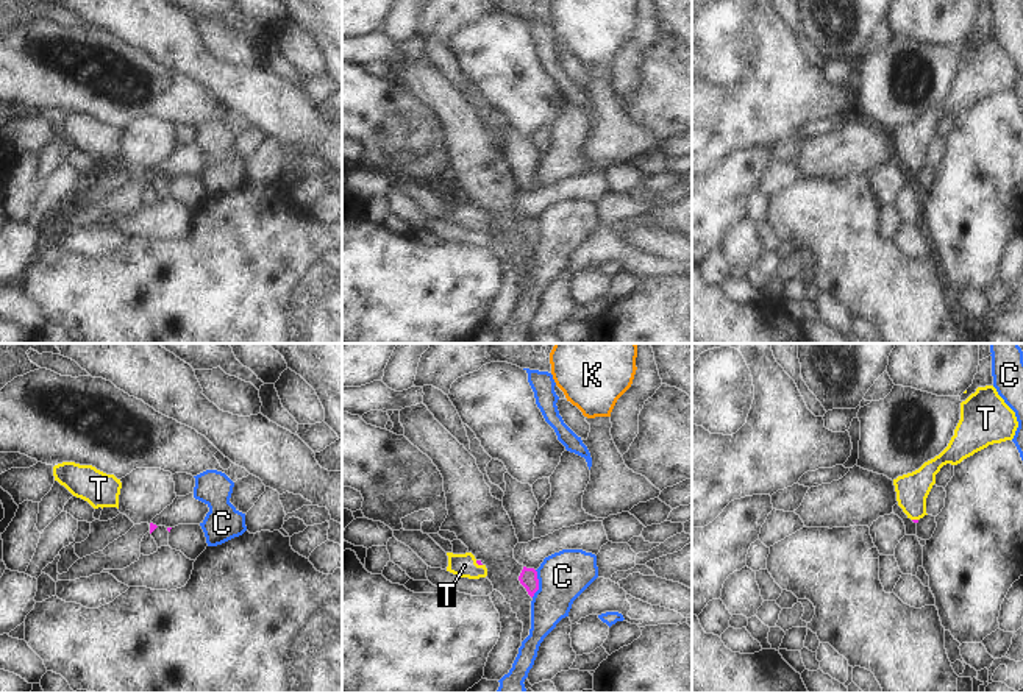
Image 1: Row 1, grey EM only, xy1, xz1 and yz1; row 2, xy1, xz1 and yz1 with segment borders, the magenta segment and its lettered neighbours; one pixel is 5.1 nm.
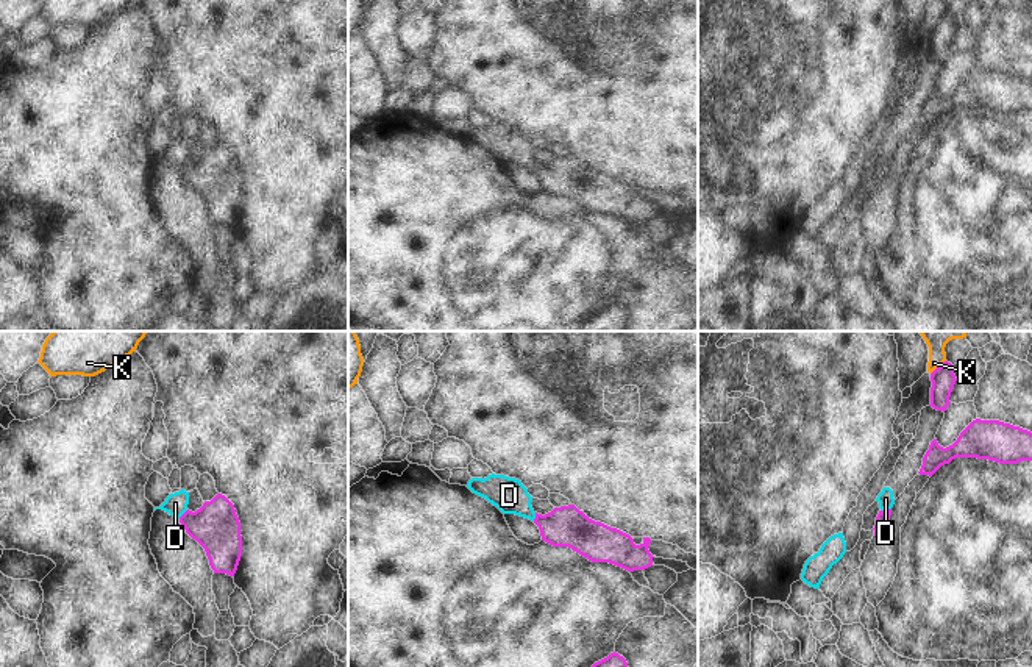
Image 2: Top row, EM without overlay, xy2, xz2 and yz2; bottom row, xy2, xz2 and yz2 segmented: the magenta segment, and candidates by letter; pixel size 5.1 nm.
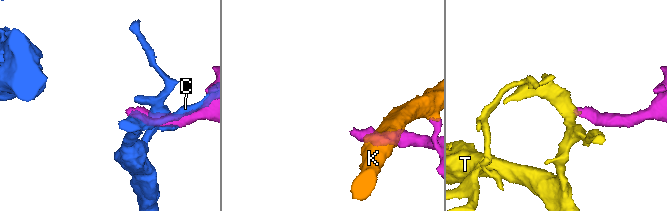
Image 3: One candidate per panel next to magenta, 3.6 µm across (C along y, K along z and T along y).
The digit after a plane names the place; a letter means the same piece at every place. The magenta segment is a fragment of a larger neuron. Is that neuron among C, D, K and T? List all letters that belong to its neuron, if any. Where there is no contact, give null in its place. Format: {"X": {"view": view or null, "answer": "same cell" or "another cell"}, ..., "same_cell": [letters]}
{"C": {"view": "xz1", "answer": "another cell"}, "D": {"view": "yz2", "answer": "another cell"}, "K": {"view": "yz2", "answer": "another cell"}, "T": {"view": "xz1", "answer": "same cell"}, "same_cell": ["T"]}

